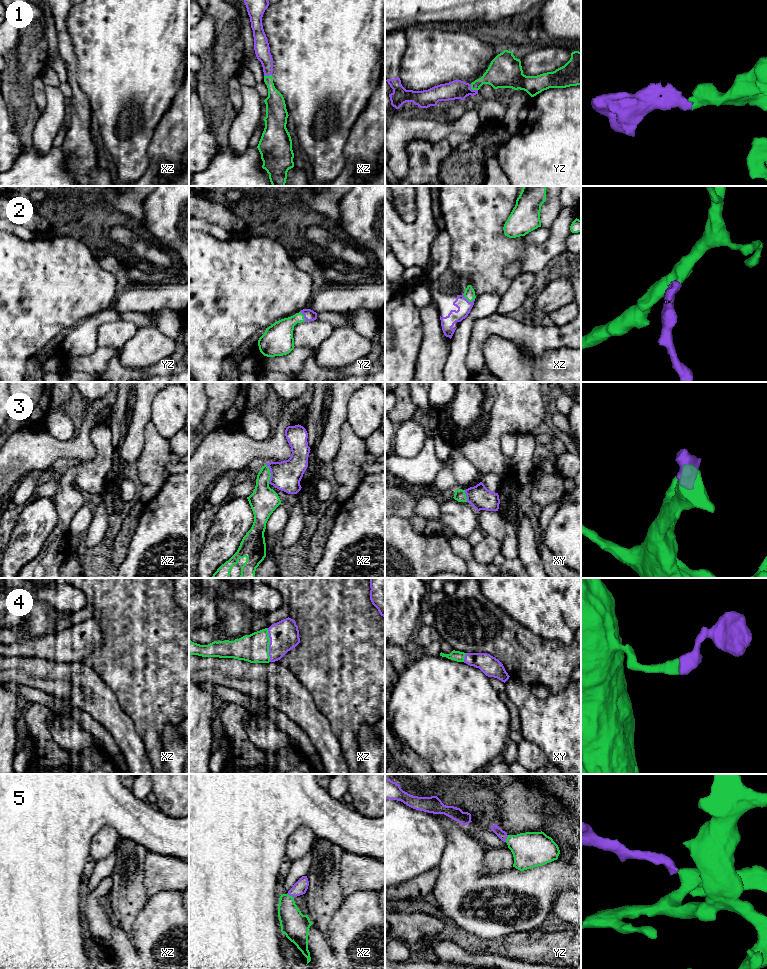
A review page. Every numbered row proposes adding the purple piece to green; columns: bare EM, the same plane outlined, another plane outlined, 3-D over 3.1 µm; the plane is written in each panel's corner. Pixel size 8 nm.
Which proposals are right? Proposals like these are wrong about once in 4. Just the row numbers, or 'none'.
1, 2, 3, 4, 5

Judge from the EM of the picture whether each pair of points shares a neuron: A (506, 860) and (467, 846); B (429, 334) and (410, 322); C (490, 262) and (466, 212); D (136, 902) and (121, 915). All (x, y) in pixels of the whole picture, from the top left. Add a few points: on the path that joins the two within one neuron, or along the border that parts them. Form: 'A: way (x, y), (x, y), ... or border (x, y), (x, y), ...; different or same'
A: border (484, 850), (485, 871), (494, 874); different
B: border (418, 309), (422, 327), (422, 341), (419, 352); different
C: way (480, 250), (475, 224); same
D: way (132, 904), (125, 911); same

